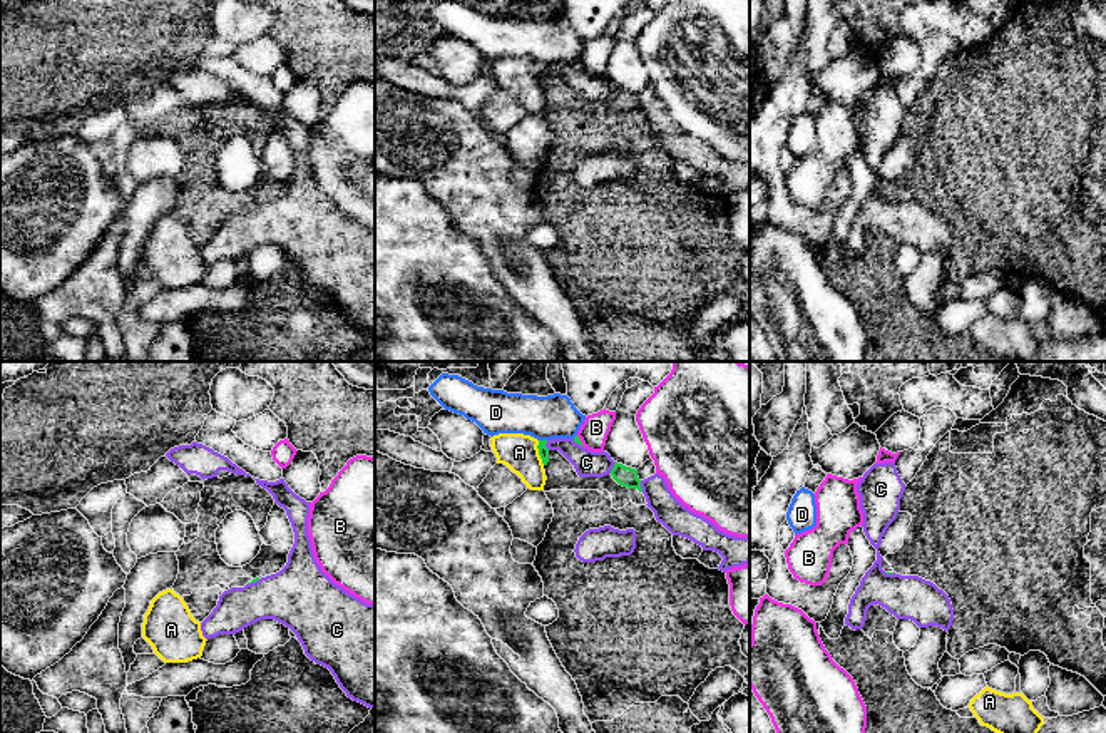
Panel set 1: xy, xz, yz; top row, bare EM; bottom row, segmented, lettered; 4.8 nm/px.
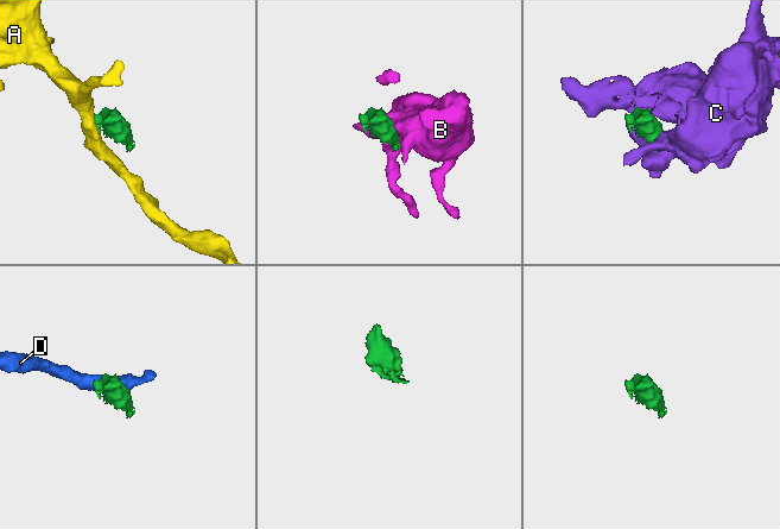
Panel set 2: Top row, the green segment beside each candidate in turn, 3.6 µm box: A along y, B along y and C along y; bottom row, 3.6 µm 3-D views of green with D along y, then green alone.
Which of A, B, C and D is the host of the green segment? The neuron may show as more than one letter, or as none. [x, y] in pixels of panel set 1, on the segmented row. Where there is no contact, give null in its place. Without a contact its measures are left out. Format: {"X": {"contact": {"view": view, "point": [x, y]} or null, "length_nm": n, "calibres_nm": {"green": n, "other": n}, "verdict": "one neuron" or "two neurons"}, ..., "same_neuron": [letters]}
{"A": {"contact": {"view": "xz", "point": [539, 452]}, "length_nm": 120, "calibres_nm": {"green": 50, "other": 180}, "verdict": "two neurons"}, "B": {"contact": {"view": "xz", "point": [579, 440]}, "length_nm": 70, "calibres_nm": {"green": 30, "other": 140}, "verdict": "two neurons"}, "C": {"contact": {"view": "xz", "point": [613, 467]}, "length_nm": 70, "calibres_nm": {"green": 100, "other": 130}, "verdict": "two neurons"}, "D": {"contact": {"view": "xz", "point": [542, 440]}, "length_nm": 40, "calibres_nm": {"green": 50, "other": 220}, "verdict": "two neurons"}, "same_neuron": []}

